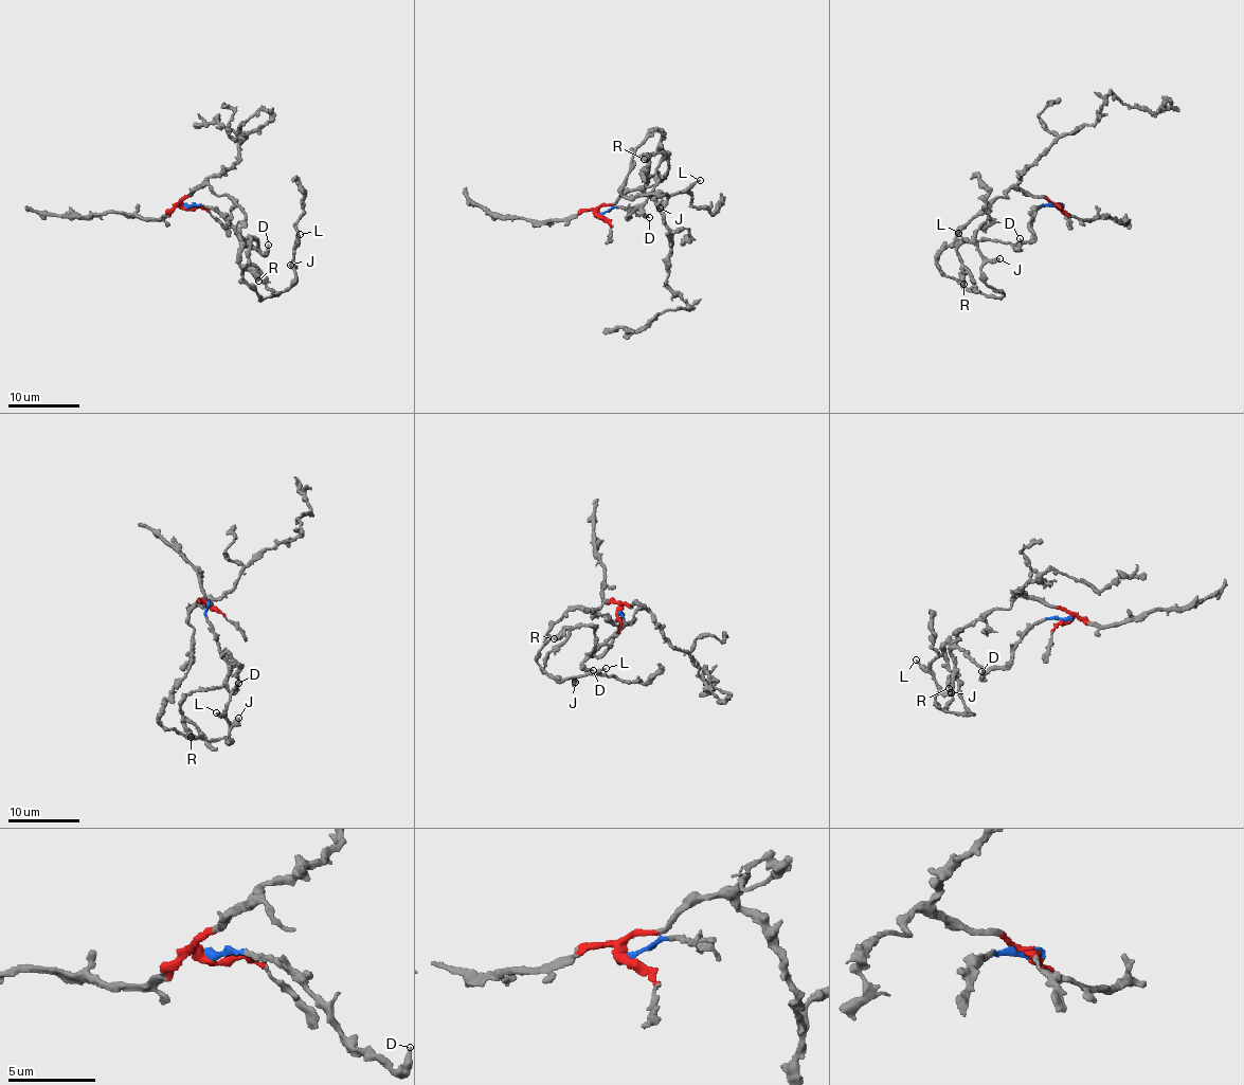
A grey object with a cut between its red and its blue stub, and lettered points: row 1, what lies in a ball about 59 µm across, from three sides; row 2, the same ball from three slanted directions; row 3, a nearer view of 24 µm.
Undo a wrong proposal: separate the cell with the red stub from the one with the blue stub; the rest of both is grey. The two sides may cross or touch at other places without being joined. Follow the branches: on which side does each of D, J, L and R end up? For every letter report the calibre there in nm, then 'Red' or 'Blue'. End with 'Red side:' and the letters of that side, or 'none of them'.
D: Thickness 300 nm. Blue
J: Thickness 440 nm. Red
L: Thickness 170 nm. Red
R: Thickness 500 nm. Blue
Red side: J, L

